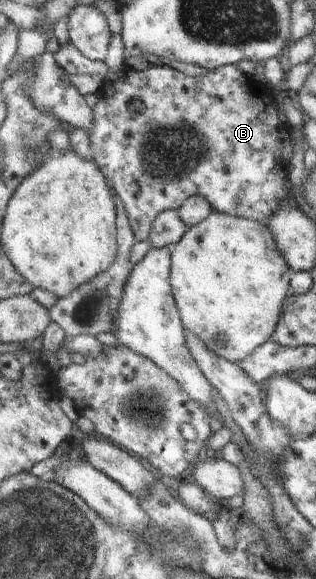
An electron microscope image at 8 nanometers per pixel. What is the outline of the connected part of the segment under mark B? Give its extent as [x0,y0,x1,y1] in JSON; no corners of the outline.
[55,42,297,241]

